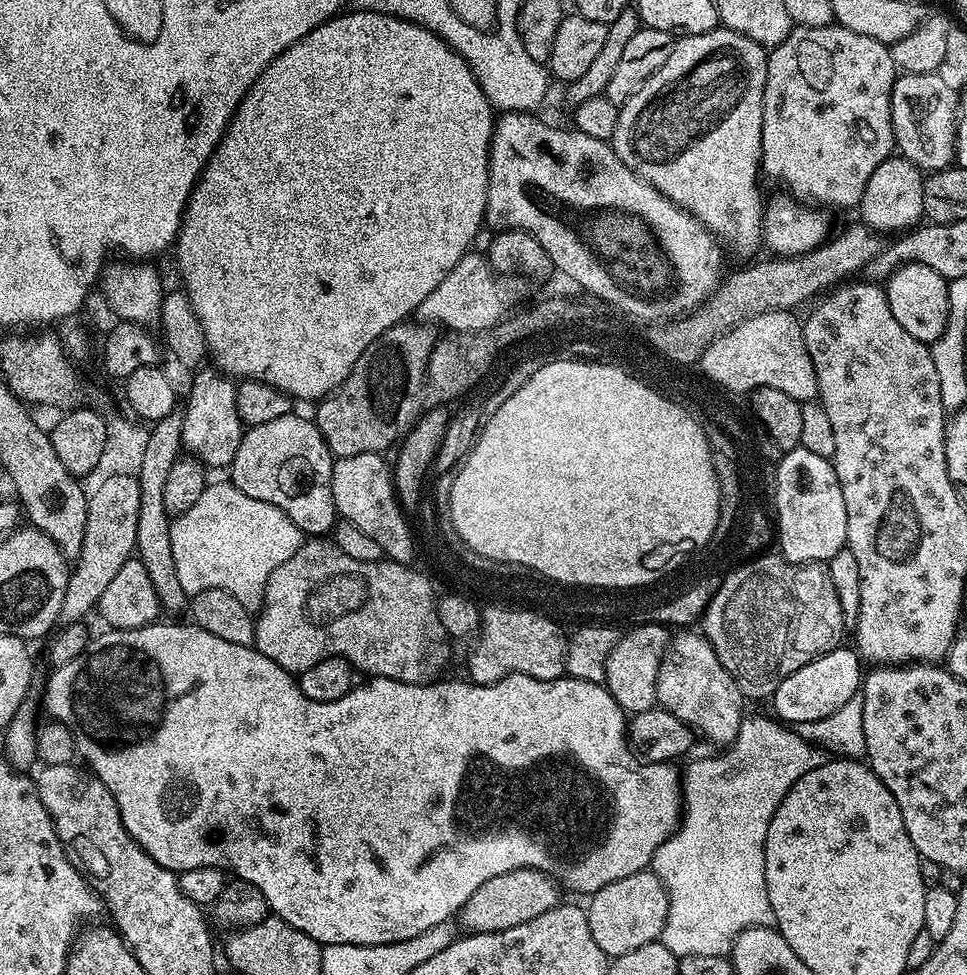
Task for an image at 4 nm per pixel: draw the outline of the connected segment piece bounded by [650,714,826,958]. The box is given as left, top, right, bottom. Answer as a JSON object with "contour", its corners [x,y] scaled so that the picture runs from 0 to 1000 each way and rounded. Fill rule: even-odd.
{"contour":[[[766,734],[765,748],[750,775],[741,773],[725,781],[710,781],[711,789],[706,789],[703,843],[695,857],[680,868],[672,887],[691,915],[689,948],[681,965],[701,983],[709,978],[748,981],[756,977],[764,956],[772,952],[793,952],[800,945],[790,895],[792,851],[817,806],[821,806],[829,794],[838,794],[838,790],[850,786],[854,771],[827,756],[822,746],[812,745],[806,737],[794,734]]]}

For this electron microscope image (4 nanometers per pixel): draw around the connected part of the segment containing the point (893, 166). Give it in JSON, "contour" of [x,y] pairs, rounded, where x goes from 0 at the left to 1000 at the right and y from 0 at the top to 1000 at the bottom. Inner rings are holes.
{"contour":[[[923,158],[916,161],[912,170],[900,178],[900,187],[896,187],[896,195],[887,210],[888,225],[903,234],[905,238],[917,240],[935,240],[946,234],[957,225],[956,219],[956,187],[958,181],[945,166],[936,160]]]}

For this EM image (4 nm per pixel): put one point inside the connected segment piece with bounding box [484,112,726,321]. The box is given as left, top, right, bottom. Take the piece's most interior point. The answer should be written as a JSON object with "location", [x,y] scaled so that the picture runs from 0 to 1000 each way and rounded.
{"location":[634,240]}

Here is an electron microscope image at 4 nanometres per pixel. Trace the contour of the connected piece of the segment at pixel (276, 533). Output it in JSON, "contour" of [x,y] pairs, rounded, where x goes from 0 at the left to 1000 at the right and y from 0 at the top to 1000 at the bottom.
{"contour":[[[238,494],[216,495],[209,503],[209,511],[176,538],[176,564],[180,566],[188,605],[195,612],[209,605],[234,605],[262,630],[268,629],[273,619],[279,589],[301,572],[316,553],[315,547],[287,519],[259,511],[259,507],[250,507]]]}

